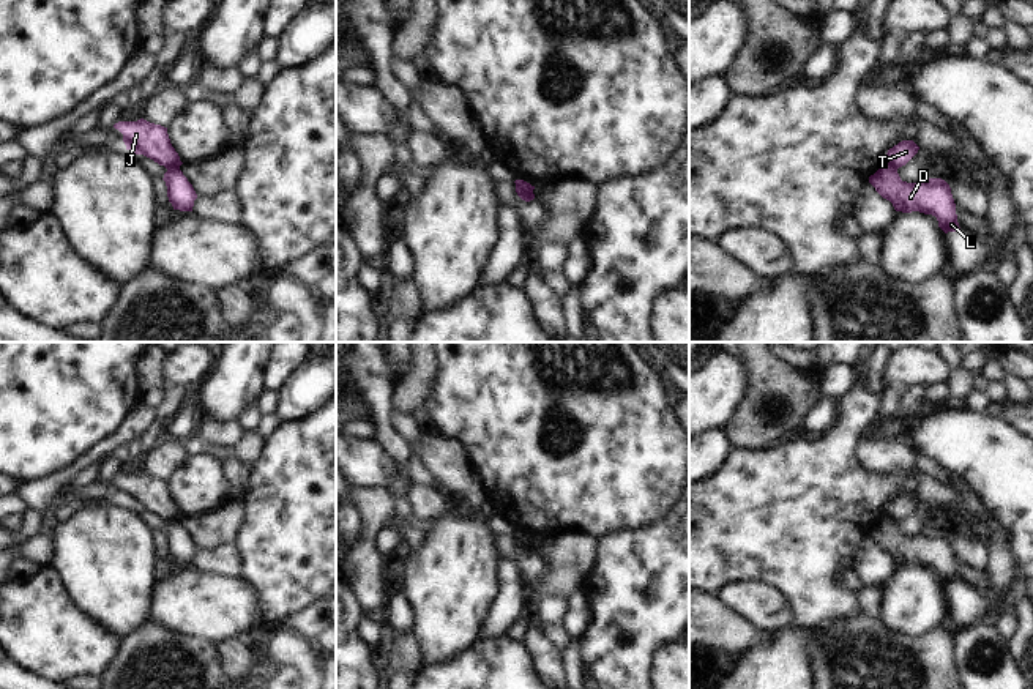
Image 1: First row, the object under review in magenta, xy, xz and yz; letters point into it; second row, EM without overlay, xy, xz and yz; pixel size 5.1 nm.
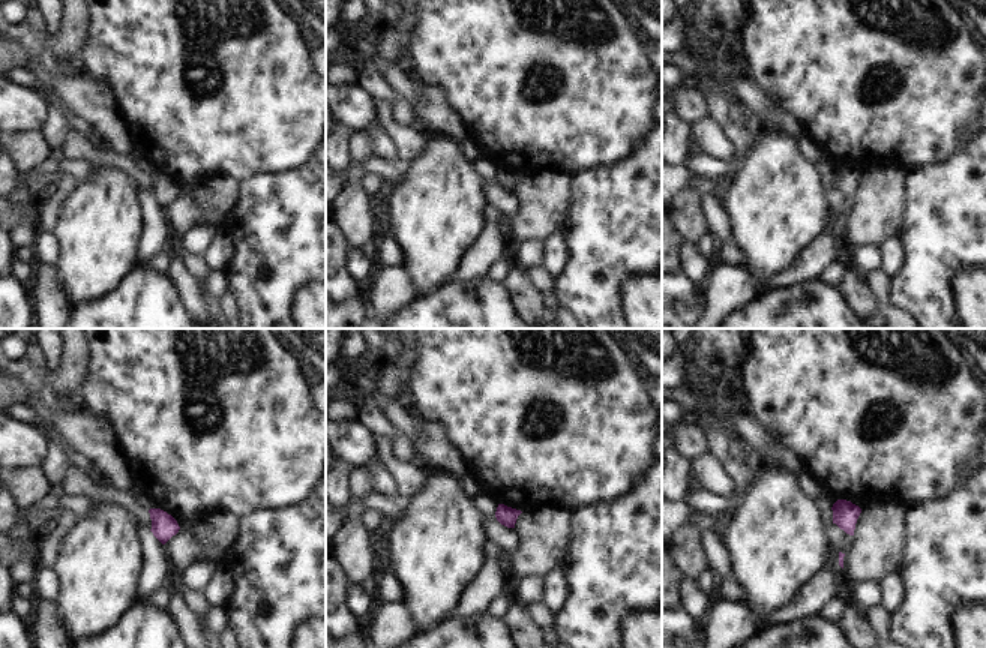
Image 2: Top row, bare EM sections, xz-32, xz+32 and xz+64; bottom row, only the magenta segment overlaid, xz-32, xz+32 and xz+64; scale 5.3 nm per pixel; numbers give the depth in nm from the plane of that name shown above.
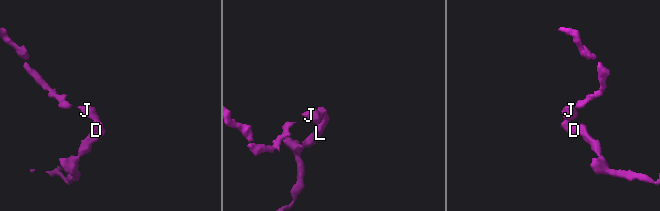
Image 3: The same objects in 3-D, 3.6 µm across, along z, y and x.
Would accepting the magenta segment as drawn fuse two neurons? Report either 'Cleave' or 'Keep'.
Cleave.

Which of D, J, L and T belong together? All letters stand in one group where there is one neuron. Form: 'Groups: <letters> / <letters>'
Groups: D L / J T.

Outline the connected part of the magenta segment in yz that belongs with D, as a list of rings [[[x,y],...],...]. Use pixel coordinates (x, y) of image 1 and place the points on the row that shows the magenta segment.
[[[885,164],[869,177],[869,183],[896,211],[932,214],[945,233],[960,230],[951,188],[945,180],[926,178],[907,183],[901,180],[897,169]]]

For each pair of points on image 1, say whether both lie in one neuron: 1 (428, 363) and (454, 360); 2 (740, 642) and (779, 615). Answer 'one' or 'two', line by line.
1: two
2: two

